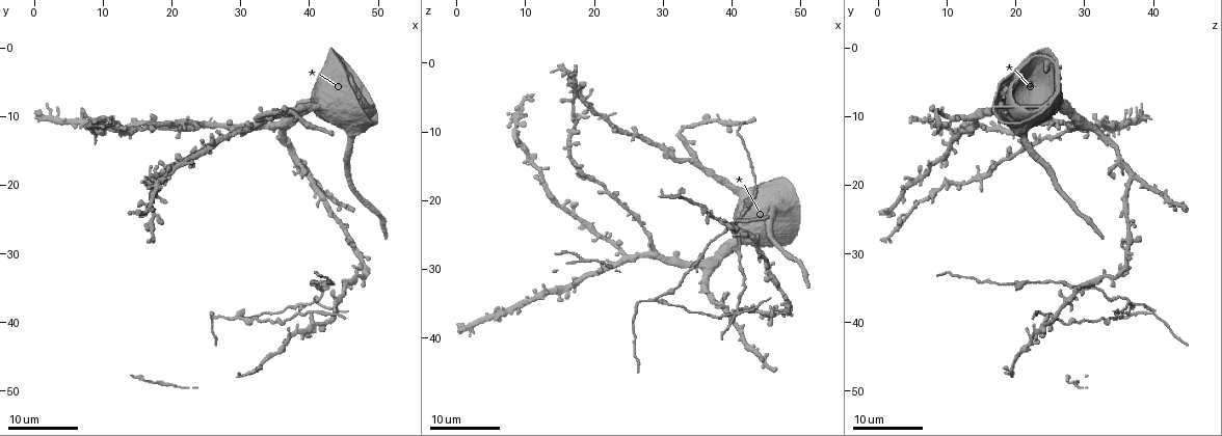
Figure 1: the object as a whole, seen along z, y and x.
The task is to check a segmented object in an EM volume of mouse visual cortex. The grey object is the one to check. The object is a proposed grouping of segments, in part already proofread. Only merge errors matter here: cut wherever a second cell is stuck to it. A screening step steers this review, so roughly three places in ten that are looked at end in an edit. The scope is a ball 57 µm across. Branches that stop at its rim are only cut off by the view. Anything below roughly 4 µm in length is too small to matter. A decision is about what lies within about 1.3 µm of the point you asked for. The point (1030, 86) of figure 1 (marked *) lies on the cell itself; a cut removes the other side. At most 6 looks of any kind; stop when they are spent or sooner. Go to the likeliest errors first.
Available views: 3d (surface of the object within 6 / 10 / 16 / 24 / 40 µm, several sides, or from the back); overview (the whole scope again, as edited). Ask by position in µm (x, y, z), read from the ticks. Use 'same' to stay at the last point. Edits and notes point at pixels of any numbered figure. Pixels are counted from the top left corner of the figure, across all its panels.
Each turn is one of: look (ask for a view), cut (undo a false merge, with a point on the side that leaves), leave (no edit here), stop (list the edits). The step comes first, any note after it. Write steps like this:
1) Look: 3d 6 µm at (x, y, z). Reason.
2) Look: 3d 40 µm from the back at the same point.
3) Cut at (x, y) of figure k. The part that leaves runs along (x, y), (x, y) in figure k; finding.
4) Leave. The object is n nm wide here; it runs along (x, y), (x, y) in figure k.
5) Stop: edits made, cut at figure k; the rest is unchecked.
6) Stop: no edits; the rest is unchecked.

Look: 3d 24 µm at (39.5, 39.0, 23.5). Branch point.

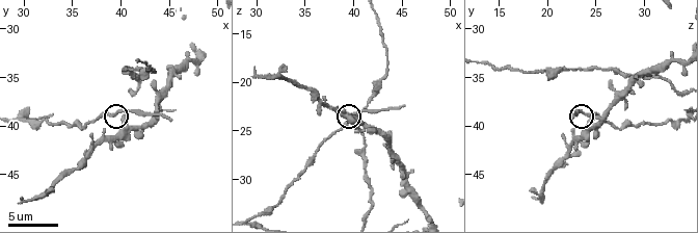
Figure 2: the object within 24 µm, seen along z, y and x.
Look: 3d 6 µm at (39.6, 39.0, 23.8).

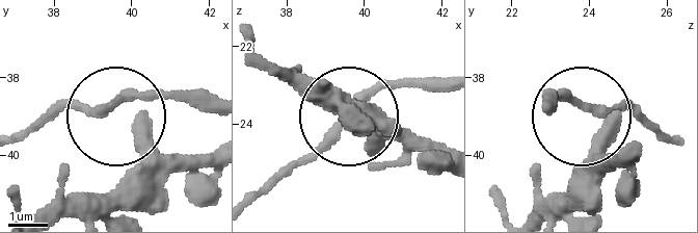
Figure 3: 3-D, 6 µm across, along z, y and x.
Leave. One cell here.

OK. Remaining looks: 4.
Look: 3d 16 µm at (29.0, 39.0, 34.5). Arms part here.

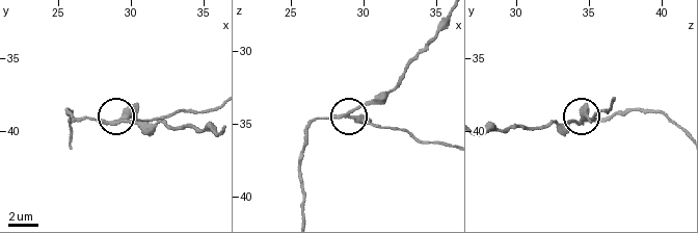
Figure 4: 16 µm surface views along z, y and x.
Look: 3d 6 µm at (29.0, 39.2, 34.6).

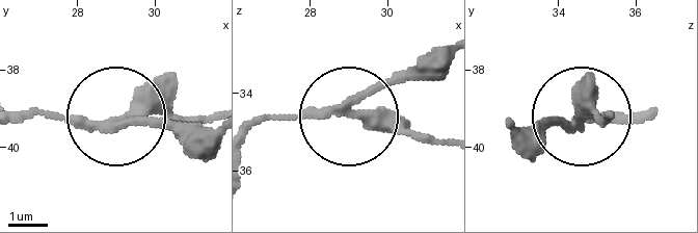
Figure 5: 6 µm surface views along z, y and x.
Cut at (387, 127) of figure 5. The part that leaves runs along (334, 114), (440, 140) in figure 5; two cells meet here.

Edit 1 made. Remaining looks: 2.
Look: 3d 16 µm at (32.5, 10.5, 10.0). Sharp bend.

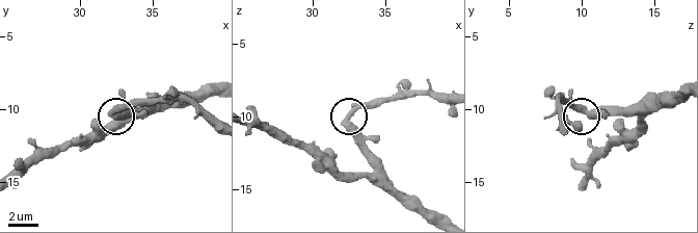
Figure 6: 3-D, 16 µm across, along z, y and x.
Look: 3d 10 µm at (32.4, 10.2, 10.2). Closer look.

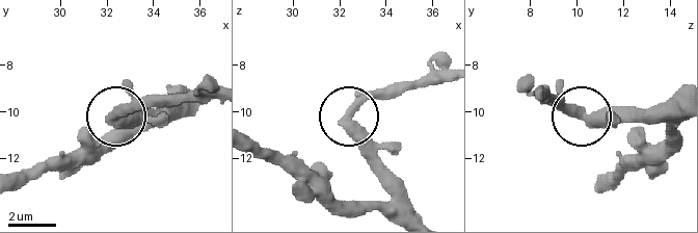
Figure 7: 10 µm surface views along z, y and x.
Cut at (138, 101) of figure 7. The part that leaves runs along (117, 117), (139, 105), (211, 99) in figure 7; two cells meet here.

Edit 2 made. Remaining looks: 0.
Stop: edits made, cut at figure 5, cut at figure 7; the rest is unchecked.

